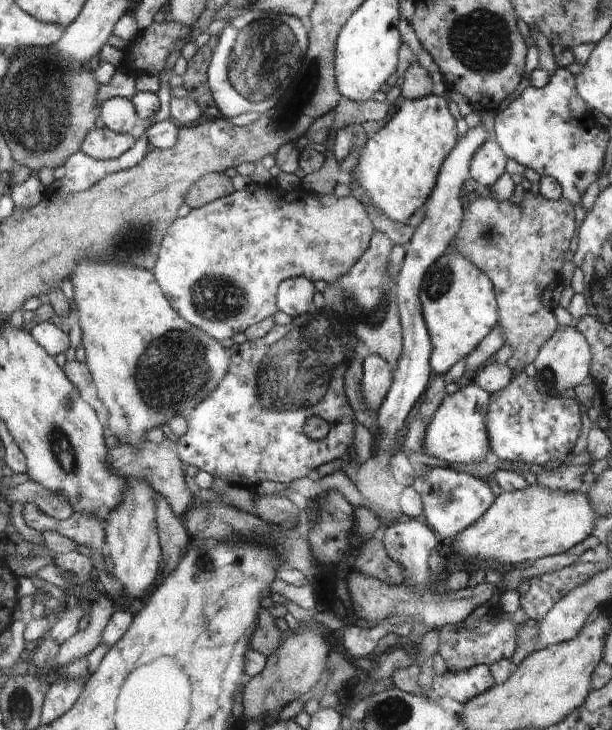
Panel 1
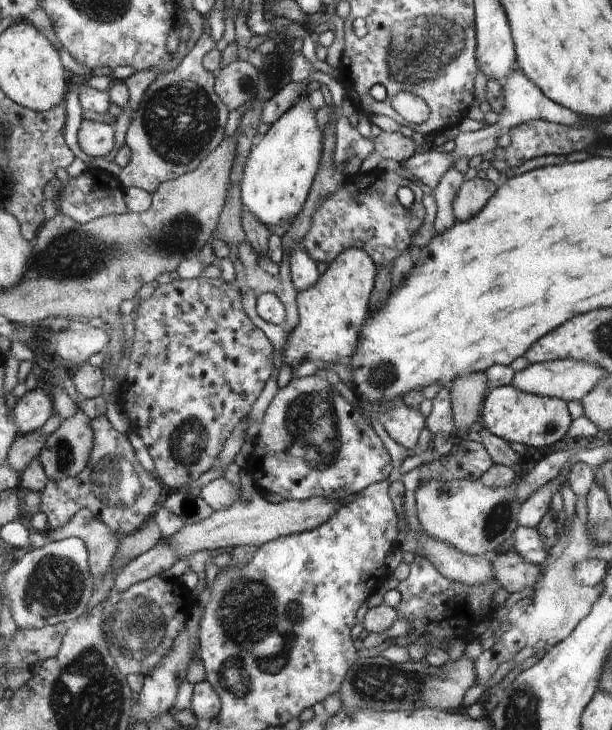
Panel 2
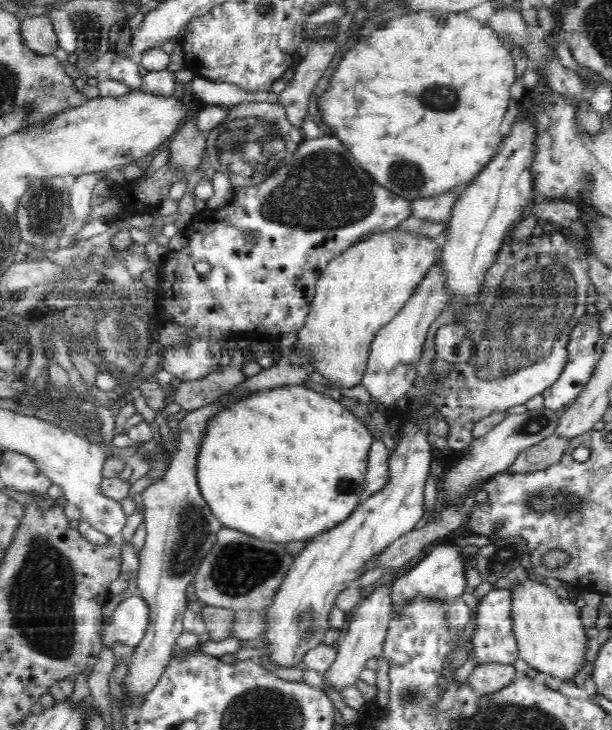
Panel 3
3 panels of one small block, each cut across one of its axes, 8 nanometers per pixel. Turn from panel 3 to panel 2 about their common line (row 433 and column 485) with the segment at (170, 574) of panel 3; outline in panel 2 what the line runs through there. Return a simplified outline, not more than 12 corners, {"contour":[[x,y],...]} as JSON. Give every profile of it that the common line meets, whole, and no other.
{"contour":[[482,175],[464,180],[453,200],[457,220],[480,213],[498,185]]}

